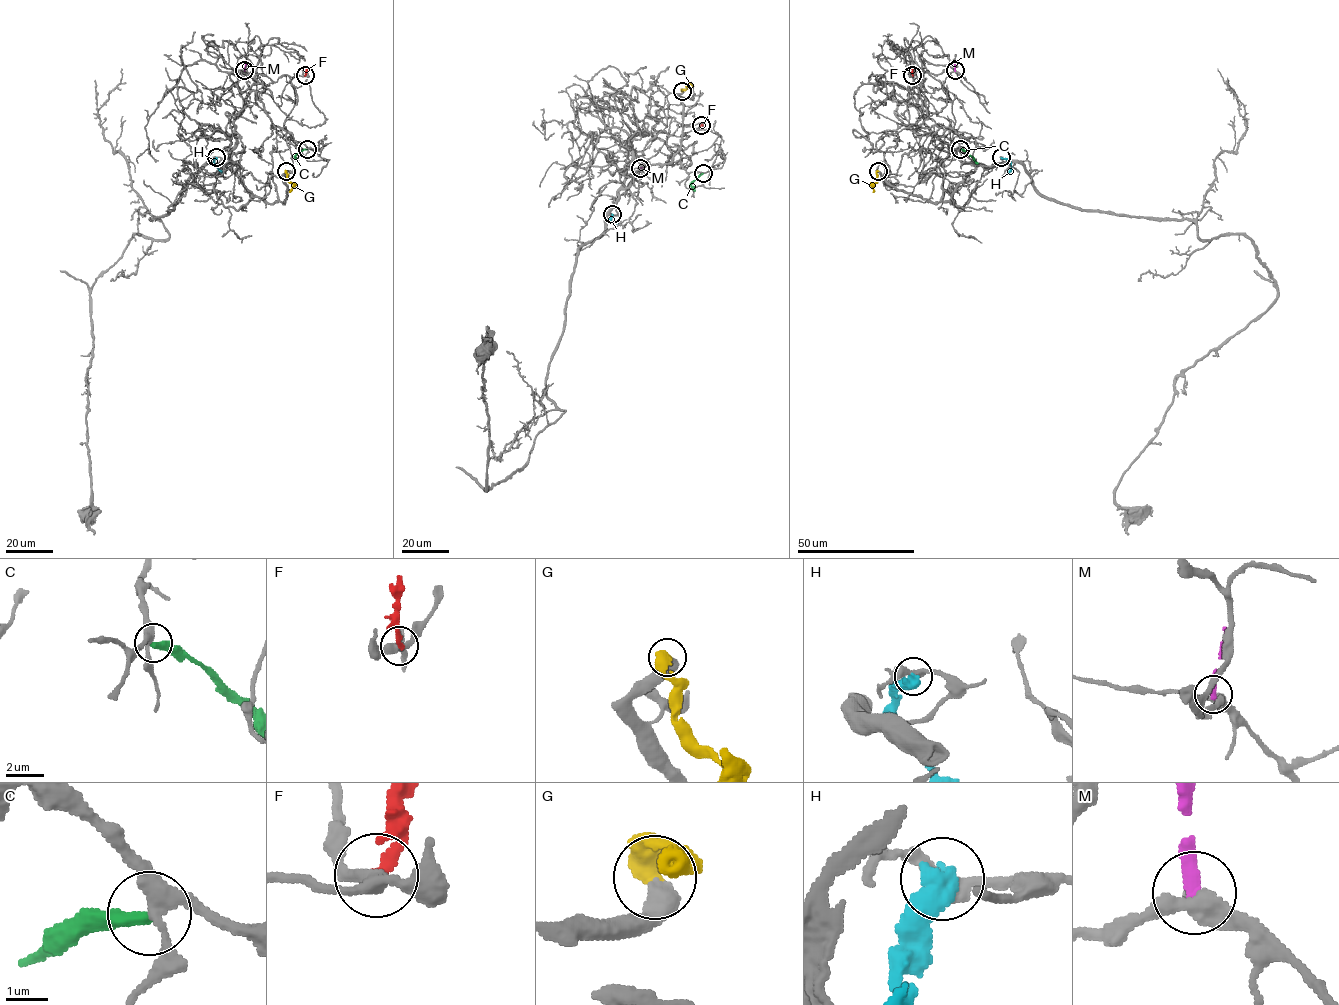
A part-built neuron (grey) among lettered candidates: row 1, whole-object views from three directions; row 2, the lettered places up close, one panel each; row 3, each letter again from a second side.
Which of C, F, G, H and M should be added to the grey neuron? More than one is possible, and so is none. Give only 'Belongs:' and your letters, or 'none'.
Belongs: G

